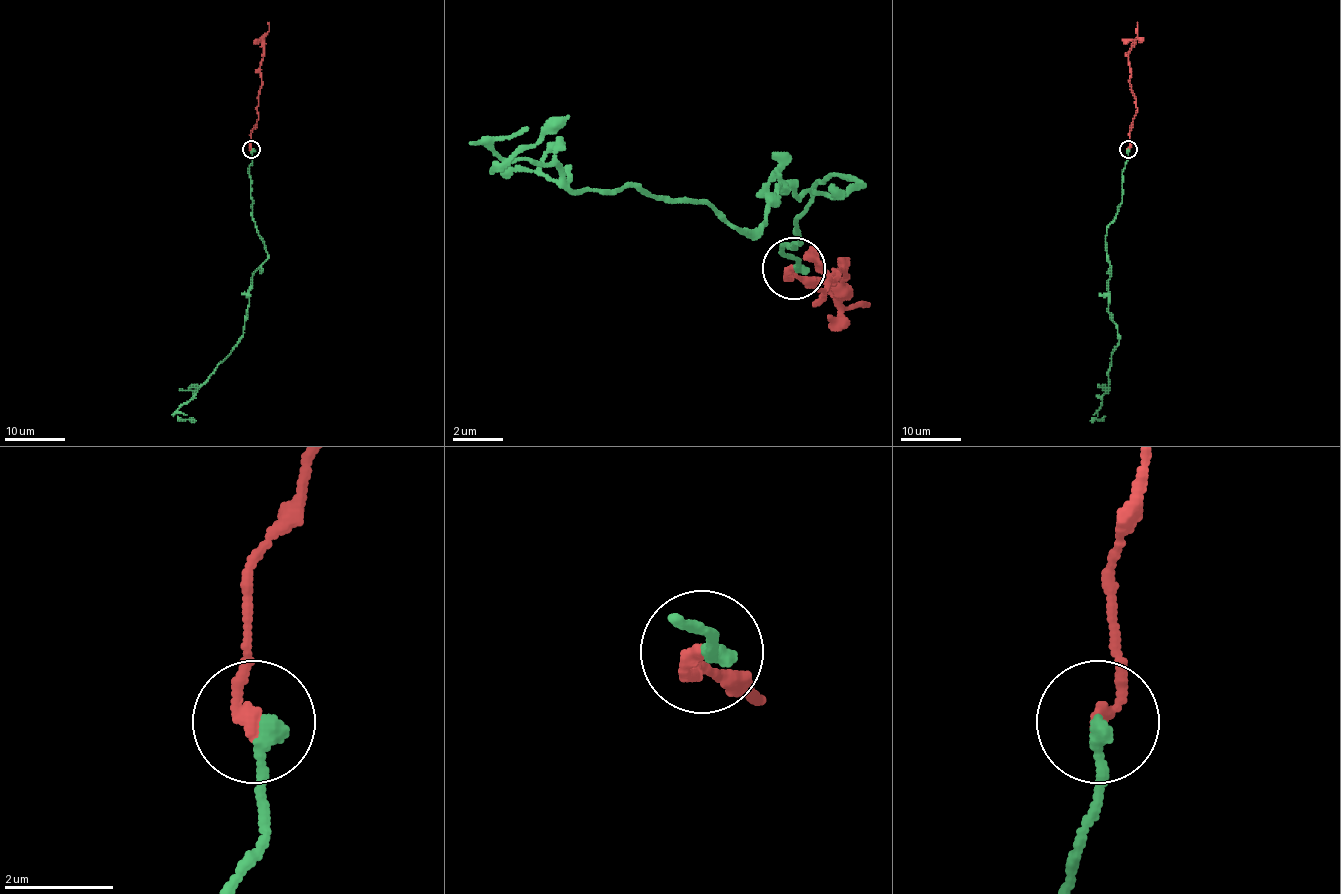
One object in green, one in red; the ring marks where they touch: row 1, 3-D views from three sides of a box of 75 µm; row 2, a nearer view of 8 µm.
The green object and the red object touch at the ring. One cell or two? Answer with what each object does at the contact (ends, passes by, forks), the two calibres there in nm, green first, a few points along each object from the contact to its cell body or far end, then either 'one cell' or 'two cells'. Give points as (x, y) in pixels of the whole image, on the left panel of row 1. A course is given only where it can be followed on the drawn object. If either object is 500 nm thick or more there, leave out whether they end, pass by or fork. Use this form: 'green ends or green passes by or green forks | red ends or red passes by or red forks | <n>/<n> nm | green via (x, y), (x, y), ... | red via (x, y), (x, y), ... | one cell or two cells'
green ends | red ends | 280/260 nm | green via (252, 150), (252, 220), (267, 258), (251, 281), (240, 342), (178, 410), (190, 418), (178, 416) | red via (251, 150), (251, 130), (258, 118), (260, 68), (264, 37), (269, 30), (267, 22) | one cell

